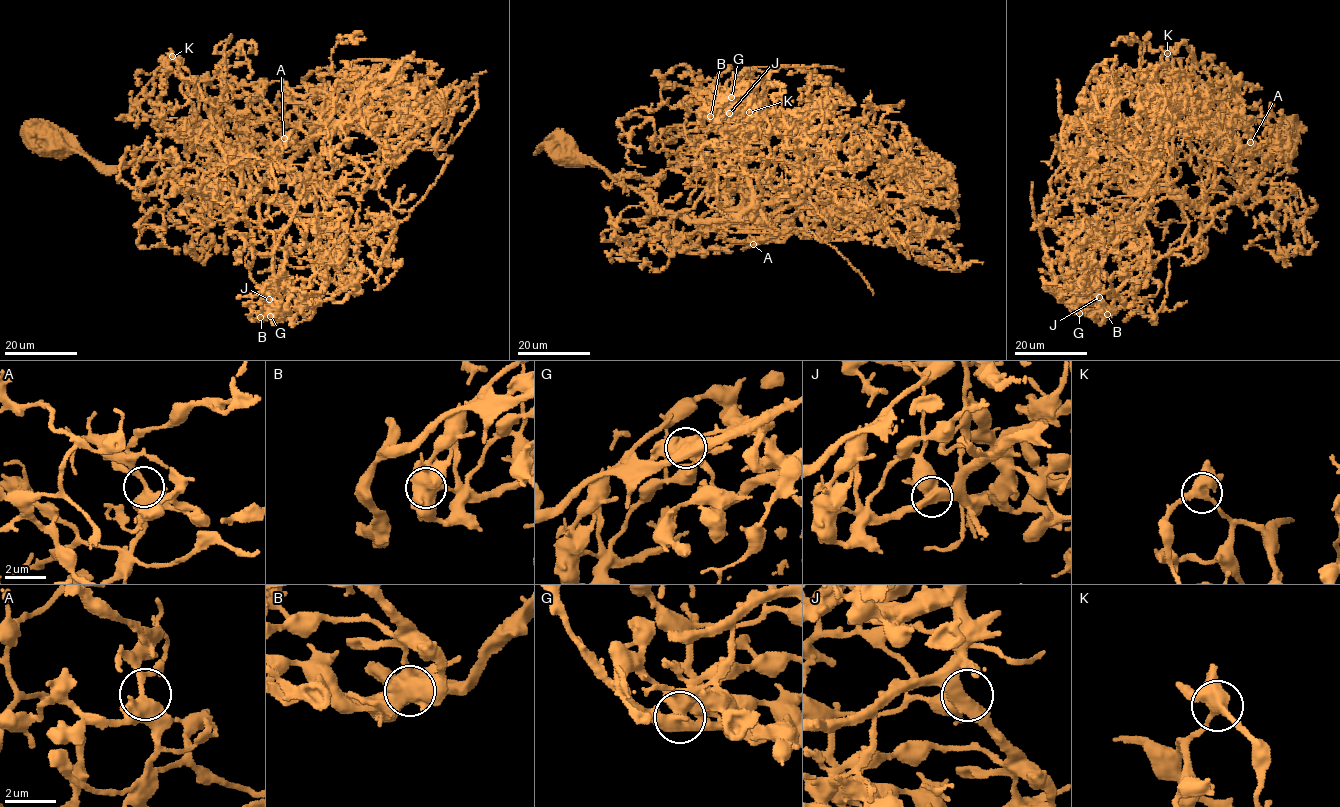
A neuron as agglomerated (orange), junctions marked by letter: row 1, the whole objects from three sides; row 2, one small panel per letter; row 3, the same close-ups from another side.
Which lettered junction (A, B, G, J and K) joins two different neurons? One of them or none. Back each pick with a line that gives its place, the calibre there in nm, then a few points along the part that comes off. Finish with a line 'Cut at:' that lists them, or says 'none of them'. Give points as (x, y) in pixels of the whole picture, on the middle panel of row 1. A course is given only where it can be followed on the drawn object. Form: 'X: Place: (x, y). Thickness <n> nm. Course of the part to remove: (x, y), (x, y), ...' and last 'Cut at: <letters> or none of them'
G: Place: (731, 97). Thickness 500 nm. Course of the part to remove: (732, 97), (757, 86), (763, 77), (778, 68), (824, 66), (844, 70)
Cut at: G

